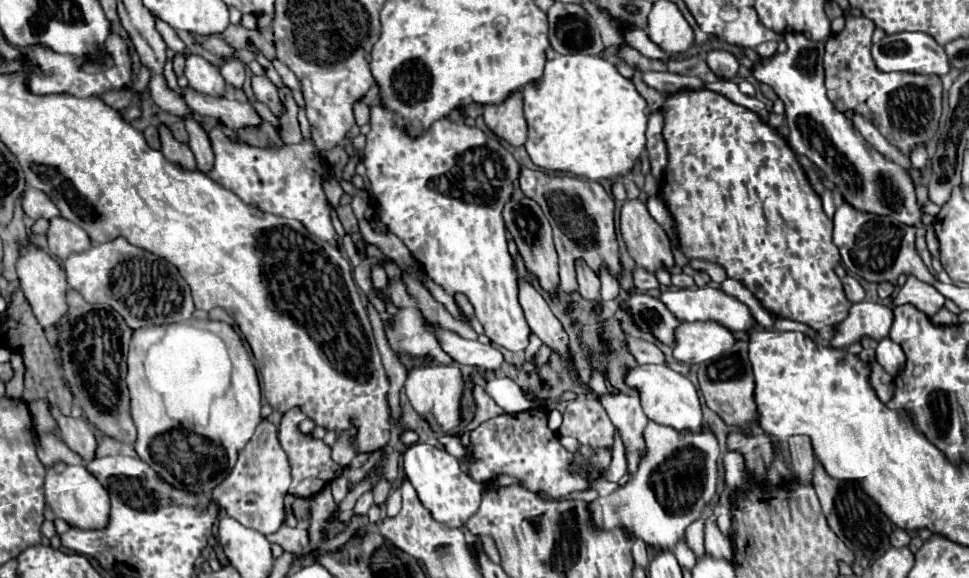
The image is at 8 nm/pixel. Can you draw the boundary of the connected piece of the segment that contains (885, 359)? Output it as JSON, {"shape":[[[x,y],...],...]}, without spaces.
{"shape":[[[883,338],[877,346],[877,362],[891,374],[897,376],[901,368],[905,366],[905,354],[899,344],[895,344],[889,338]]]}

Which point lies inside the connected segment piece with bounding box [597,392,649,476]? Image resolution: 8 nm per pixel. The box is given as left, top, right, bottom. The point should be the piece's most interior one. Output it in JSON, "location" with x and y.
{"location":[625,412]}

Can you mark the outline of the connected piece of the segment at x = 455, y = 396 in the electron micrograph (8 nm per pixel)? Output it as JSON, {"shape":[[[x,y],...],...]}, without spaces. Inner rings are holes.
{"shape":[[[443,364],[417,366],[409,372],[407,382],[405,382],[405,392],[407,392],[411,406],[429,424],[429,428],[433,432],[439,432],[439,434],[457,432],[457,428],[461,424],[459,410],[461,410],[463,388],[465,388],[465,380],[463,380],[457,364],[453,364],[453,366],[443,366]]]}

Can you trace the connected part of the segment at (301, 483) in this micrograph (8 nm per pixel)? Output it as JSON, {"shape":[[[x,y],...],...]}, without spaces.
{"shape":[[[291,408],[289,412],[285,412],[281,416],[281,426],[279,426],[279,442],[289,458],[291,464],[291,474],[293,474],[293,482],[289,486],[289,494],[293,494],[295,498],[313,498],[315,494],[319,494],[329,482],[333,482],[335,478],[339,478],[345,470],[345,466],[337,464],[331,460],[331,448],[319,440],[313,438],[311,434],[303,434],[299,432],[299,422],[305,420],[305,414],[299,408]]]}

